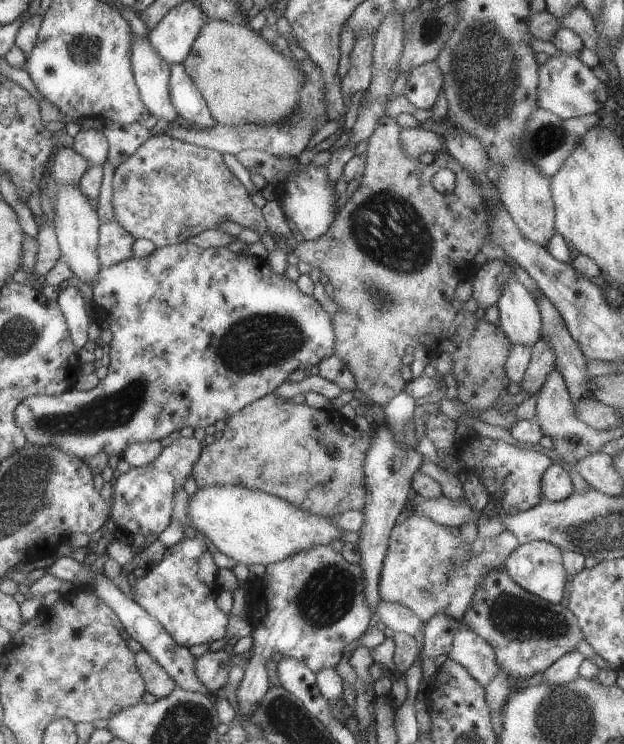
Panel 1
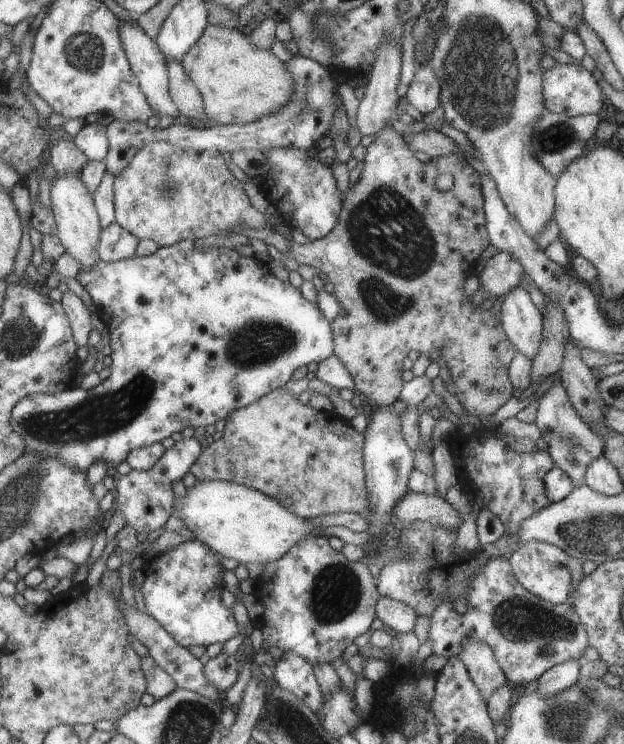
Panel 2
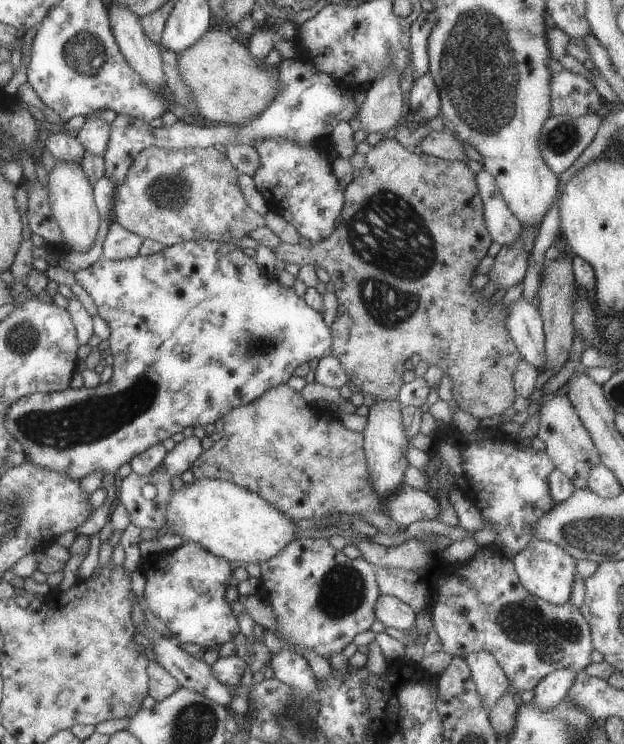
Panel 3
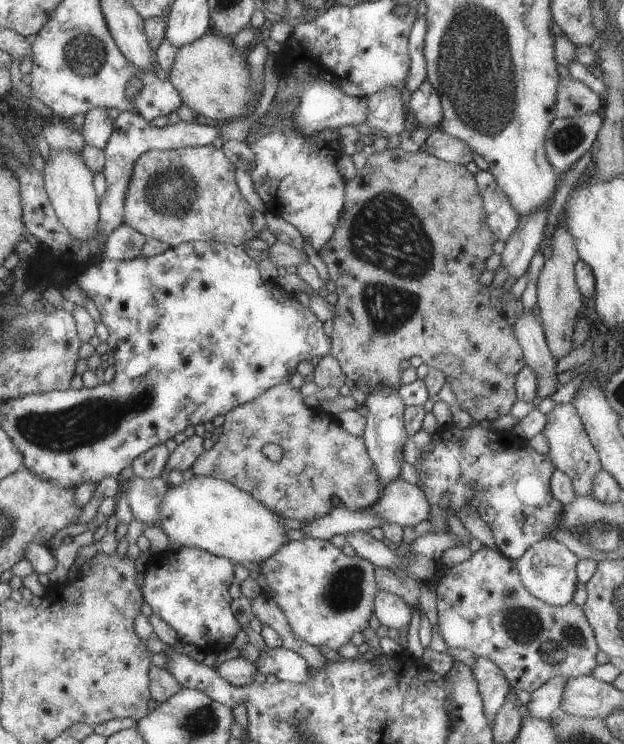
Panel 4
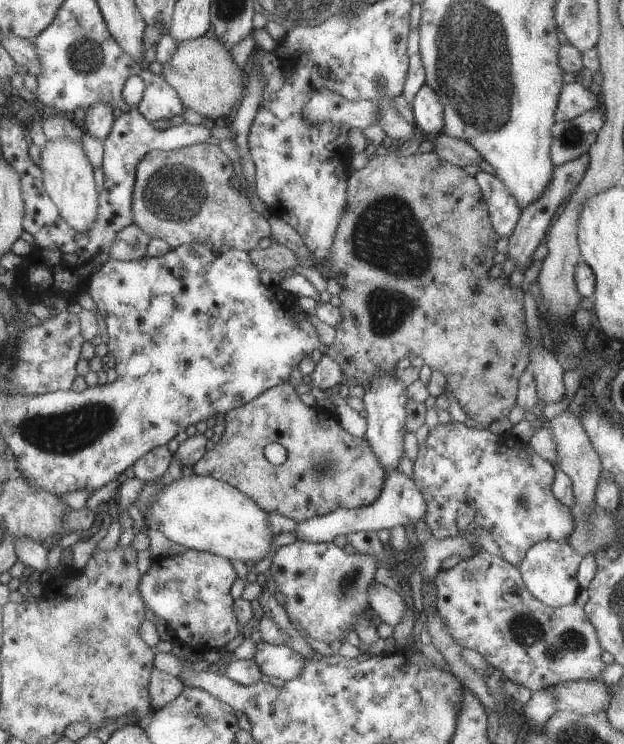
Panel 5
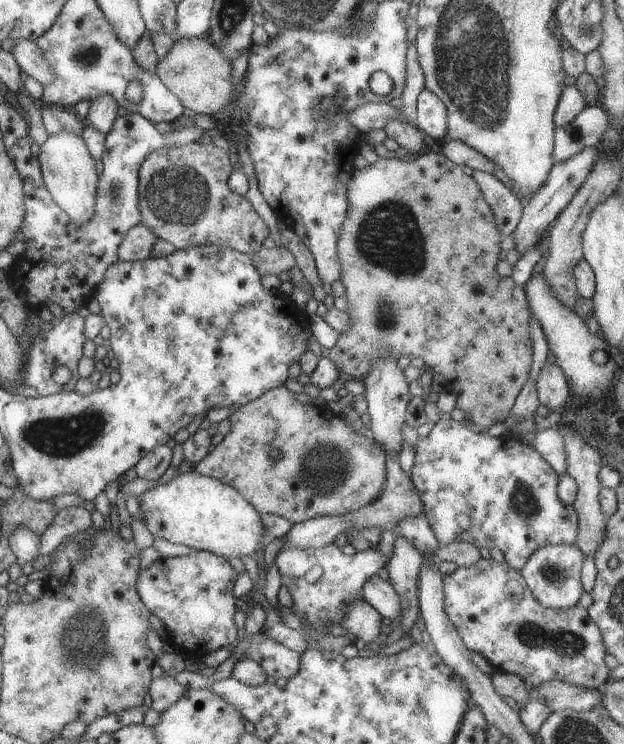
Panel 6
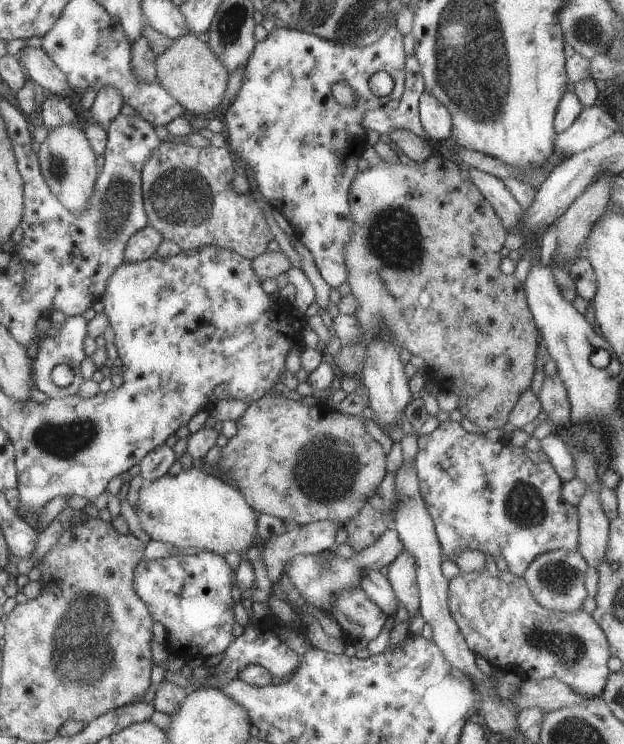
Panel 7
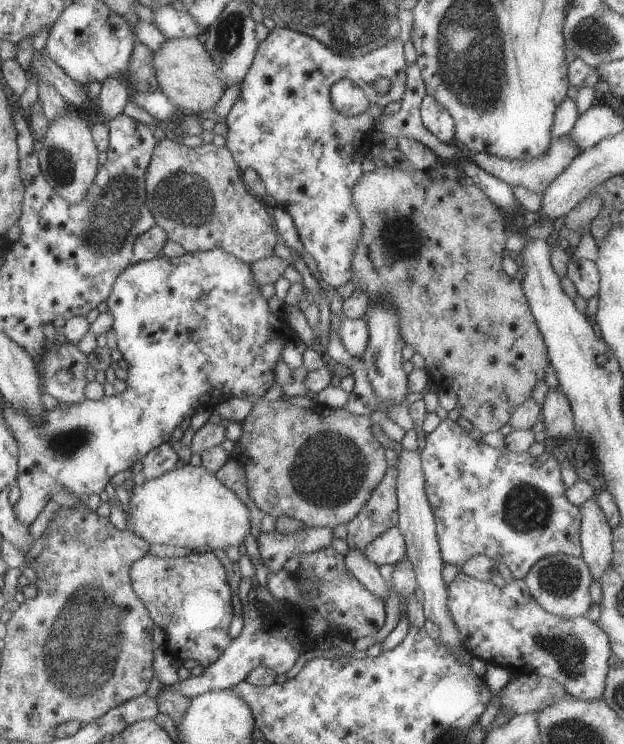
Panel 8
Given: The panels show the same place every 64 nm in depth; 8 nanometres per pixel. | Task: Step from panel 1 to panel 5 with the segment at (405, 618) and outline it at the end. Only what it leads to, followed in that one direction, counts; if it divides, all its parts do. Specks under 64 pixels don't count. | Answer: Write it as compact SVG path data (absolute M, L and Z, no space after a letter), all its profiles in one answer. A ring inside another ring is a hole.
M373 581L367 586L368 606L379 620L385 624L395 626L406 613L401 595L388 586Z

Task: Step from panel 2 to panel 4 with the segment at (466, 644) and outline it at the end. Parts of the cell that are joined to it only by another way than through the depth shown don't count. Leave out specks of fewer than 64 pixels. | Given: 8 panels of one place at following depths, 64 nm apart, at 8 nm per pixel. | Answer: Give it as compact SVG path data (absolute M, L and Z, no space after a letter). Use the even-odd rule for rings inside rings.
M474 656L471 673L477 684L483 712L489 725L493 724L497 710L510 697L510 688L503 672L485 656Z

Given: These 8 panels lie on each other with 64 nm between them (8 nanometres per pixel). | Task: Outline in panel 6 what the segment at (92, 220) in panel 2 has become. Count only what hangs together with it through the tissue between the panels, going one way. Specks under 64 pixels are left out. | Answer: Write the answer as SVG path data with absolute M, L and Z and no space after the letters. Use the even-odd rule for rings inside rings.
M66 130L48 135L39 145L38 163L45 188L52 199L68 214L70 222L80 225L94 213L96 186L98 181L95 160L89 154L81 135Z

